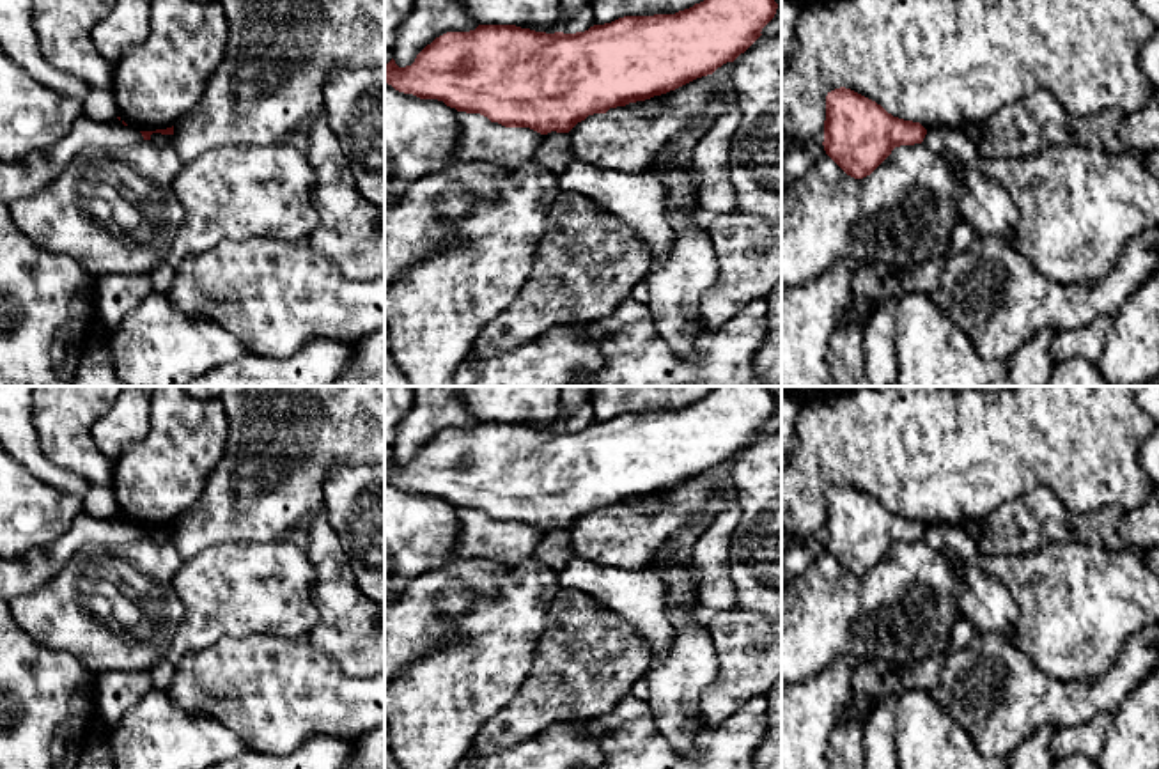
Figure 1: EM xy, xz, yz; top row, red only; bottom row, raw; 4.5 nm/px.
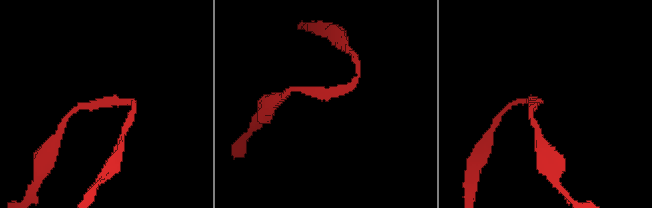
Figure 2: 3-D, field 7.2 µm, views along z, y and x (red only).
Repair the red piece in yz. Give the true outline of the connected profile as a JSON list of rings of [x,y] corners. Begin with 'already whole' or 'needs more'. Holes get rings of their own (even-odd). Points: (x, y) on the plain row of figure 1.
already whole; [[[851,485],[826,493],[824,548],[854,576],[870,572],[895,544],[922,540],[925,532],[920,519],[893,514]]]

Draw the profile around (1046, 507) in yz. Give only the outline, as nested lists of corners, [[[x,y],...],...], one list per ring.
[[[1038,487],[989,516],[976,542],[982,555],[1021,555],[1074,539],[1118,553],[1125,548],[1118,533],[1124,516],[1122,509],[1102,509],[1072,517],[1053,489]]]

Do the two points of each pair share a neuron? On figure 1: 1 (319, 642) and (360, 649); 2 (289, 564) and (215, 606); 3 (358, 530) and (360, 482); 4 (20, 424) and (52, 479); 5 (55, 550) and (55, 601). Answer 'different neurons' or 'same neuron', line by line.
1: same neuron
2: same neuron
3: same neuron
4: same neuron
5: different neurons

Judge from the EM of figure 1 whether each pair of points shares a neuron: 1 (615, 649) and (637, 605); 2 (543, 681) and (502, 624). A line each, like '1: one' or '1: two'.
1: two
2: two

